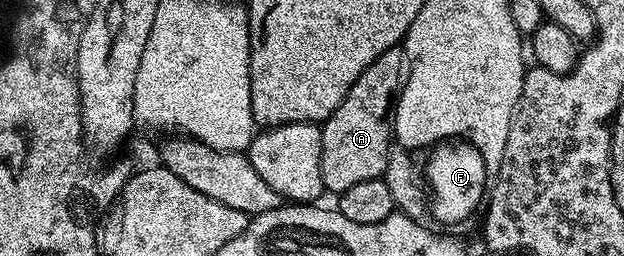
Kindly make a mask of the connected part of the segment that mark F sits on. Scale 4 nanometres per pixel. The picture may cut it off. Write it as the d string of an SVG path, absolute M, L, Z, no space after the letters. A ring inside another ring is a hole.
M446 141L431 152L425 181L429 190L429 211L441 223L455 225L469 218L484 202L489 172L482 155L464 141Z

